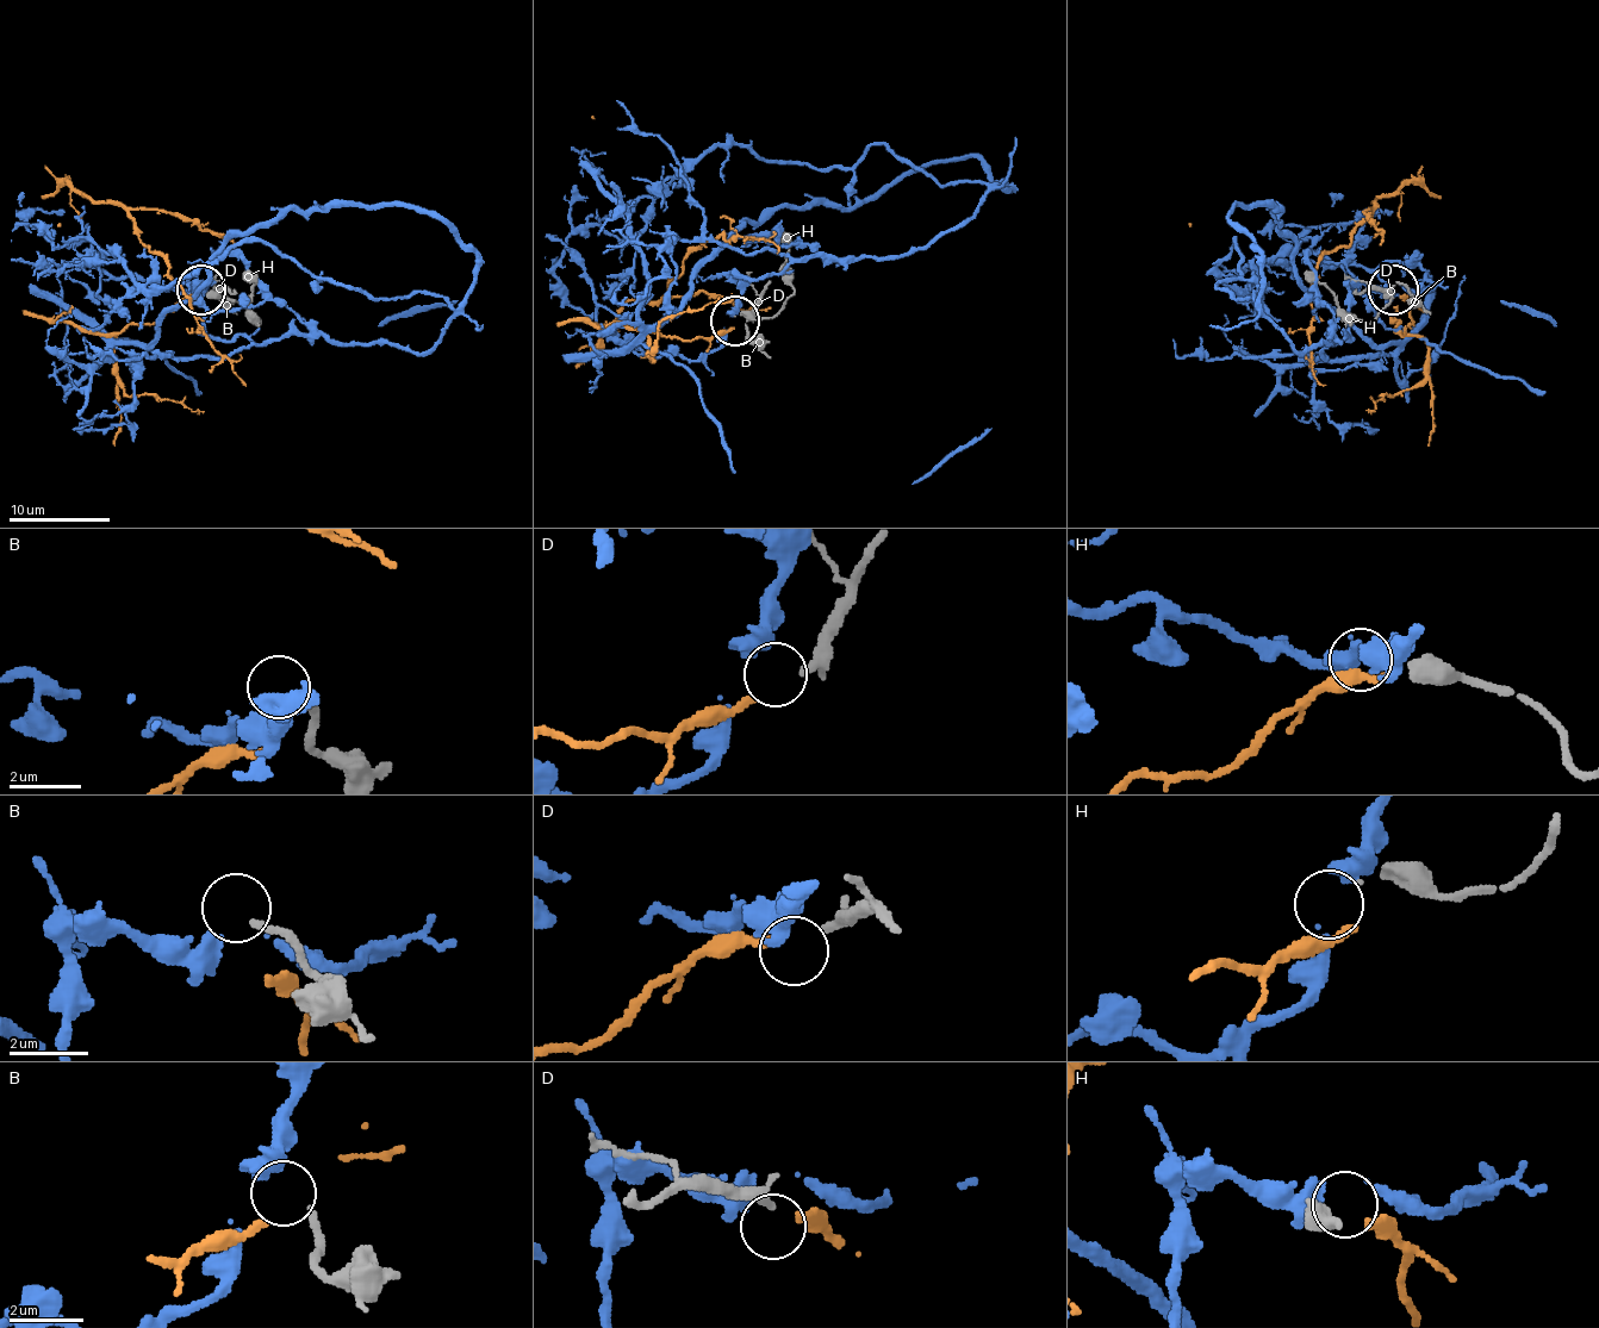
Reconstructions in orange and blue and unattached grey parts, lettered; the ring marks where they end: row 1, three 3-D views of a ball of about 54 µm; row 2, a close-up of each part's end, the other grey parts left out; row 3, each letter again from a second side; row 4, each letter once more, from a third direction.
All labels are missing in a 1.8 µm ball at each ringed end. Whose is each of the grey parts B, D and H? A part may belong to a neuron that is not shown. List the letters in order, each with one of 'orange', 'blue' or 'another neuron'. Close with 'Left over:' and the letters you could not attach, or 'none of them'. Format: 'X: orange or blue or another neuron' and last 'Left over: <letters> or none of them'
B: another neuron
D: orange
H: another neuron
Left over: B, H

